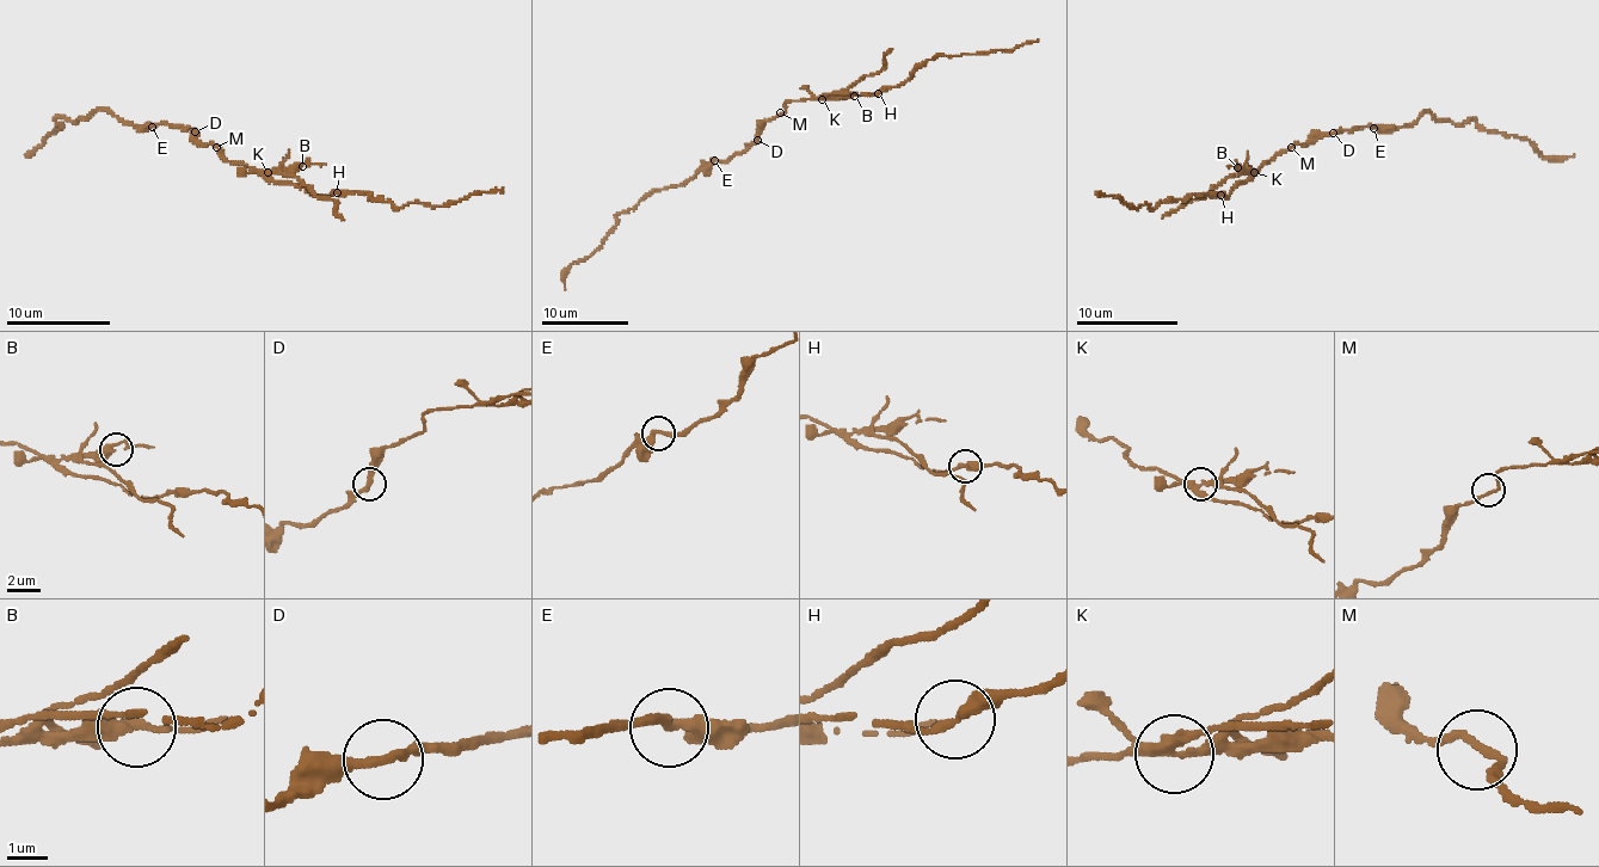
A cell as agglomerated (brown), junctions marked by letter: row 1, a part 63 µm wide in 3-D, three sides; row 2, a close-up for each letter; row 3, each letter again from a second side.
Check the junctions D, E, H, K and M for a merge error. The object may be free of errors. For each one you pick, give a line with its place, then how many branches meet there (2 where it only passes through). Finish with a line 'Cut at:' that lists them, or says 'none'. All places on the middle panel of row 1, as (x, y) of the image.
K: (822, 99) | 4
Cut at: K

